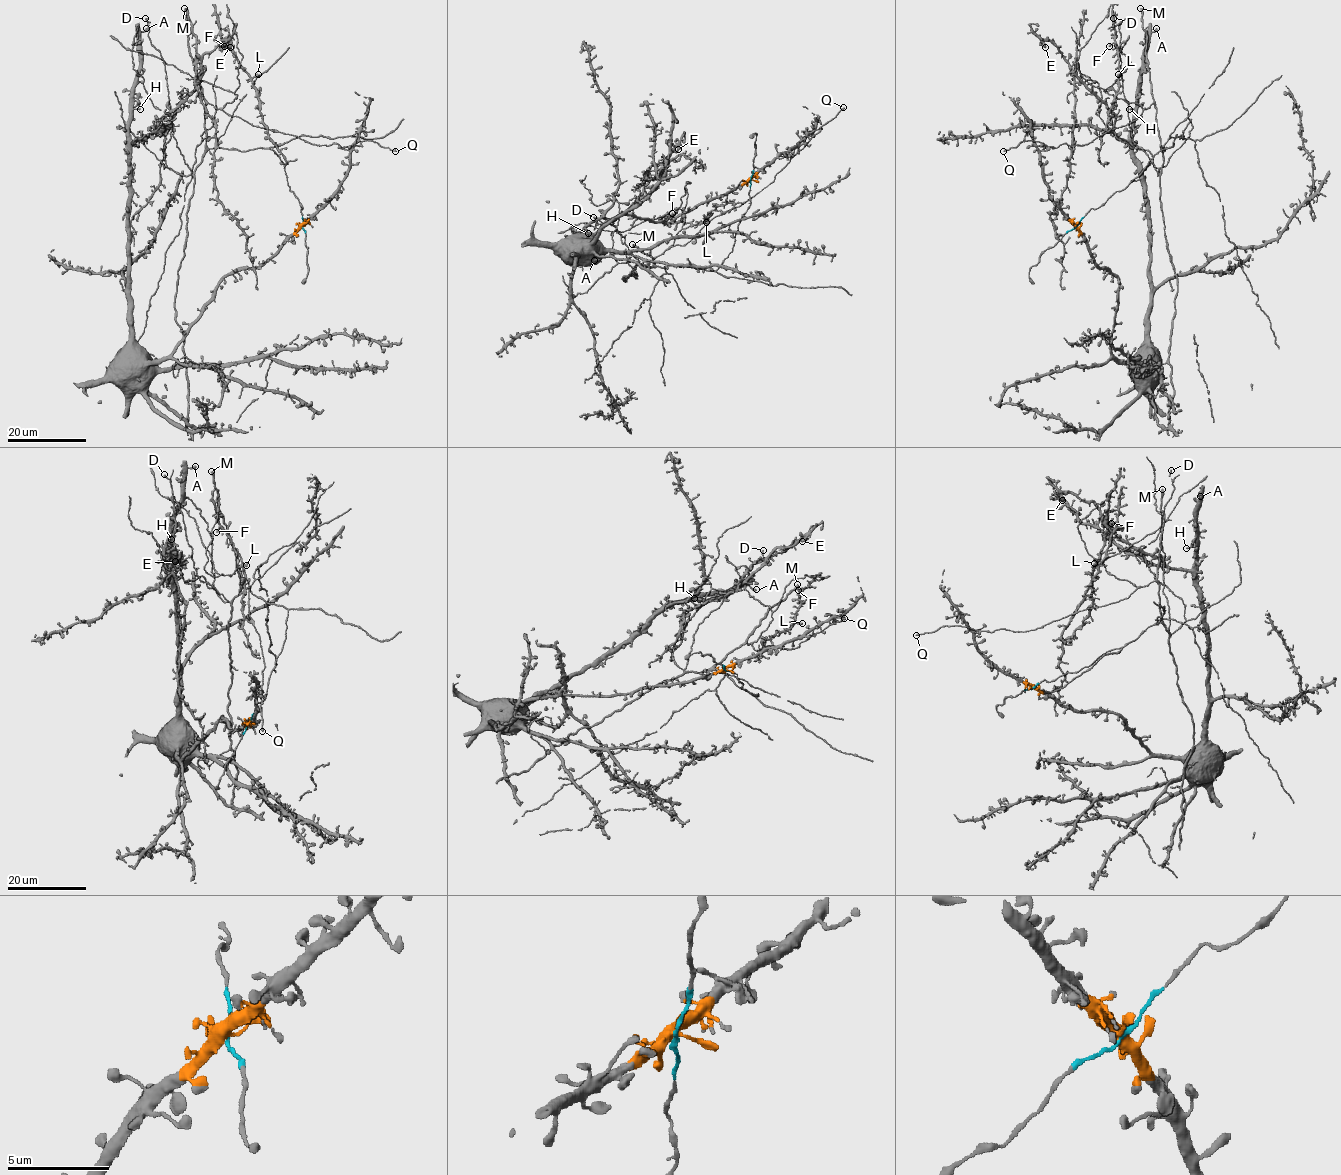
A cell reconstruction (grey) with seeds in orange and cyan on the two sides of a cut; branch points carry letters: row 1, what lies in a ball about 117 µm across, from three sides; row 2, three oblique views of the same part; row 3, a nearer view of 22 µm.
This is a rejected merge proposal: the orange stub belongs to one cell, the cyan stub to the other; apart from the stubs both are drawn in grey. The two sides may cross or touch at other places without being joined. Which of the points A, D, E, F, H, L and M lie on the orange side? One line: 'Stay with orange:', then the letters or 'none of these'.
Stay with orange: A, E, H

